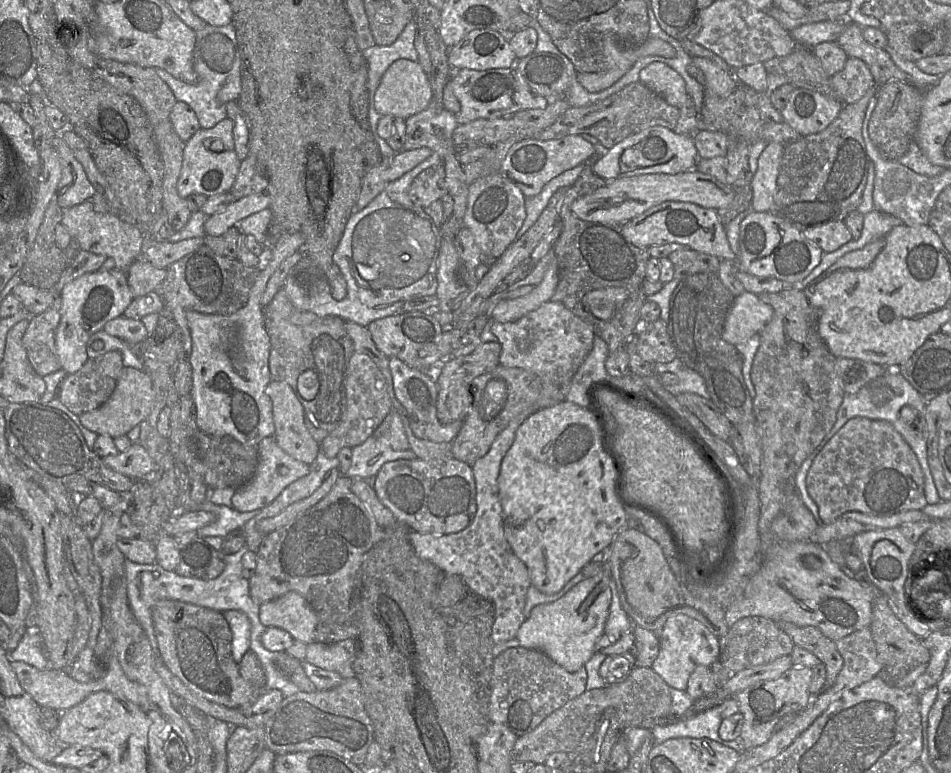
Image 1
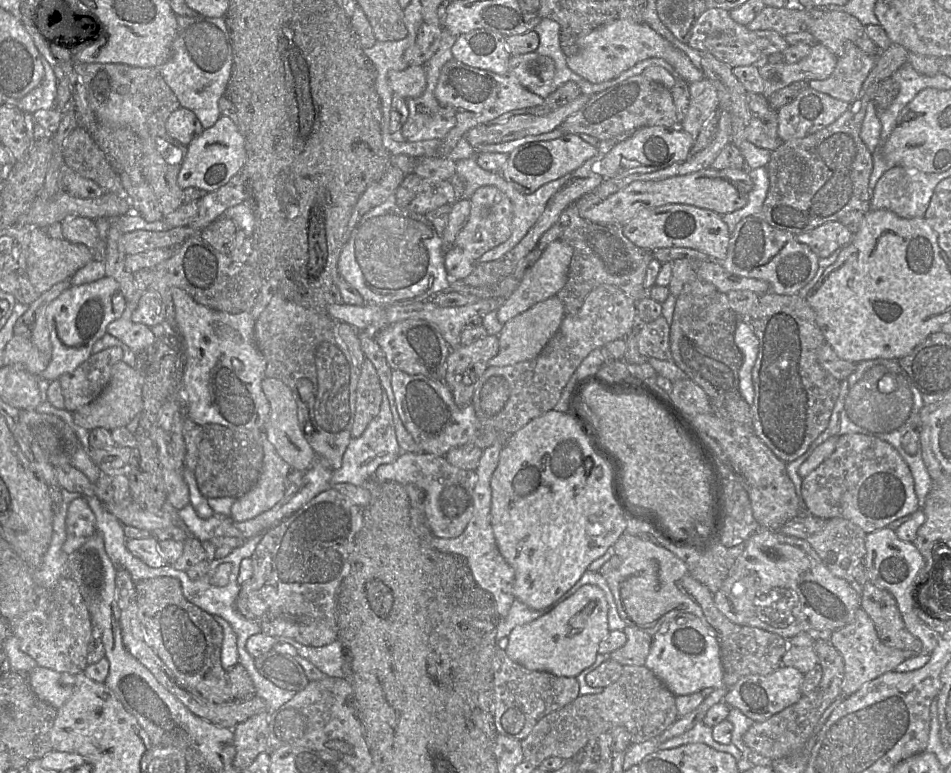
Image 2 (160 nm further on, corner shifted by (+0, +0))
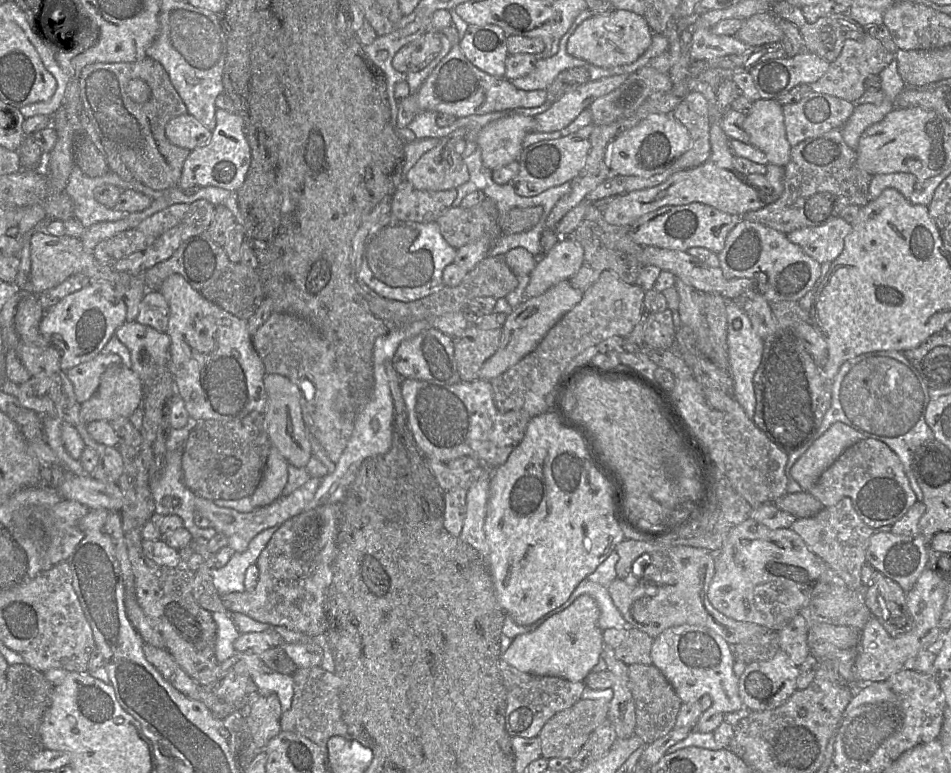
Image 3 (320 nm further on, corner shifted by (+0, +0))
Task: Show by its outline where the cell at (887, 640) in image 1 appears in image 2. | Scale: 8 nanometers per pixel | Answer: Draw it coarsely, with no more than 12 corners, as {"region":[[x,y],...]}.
{"region":[[867,581],[860,607],[888,647],[923,652],[894,596]]}

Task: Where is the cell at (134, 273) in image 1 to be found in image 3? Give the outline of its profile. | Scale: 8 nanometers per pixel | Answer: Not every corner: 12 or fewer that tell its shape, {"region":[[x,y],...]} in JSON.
{"region":[[124,322],[114,333],[144,382],[169,363],[170,338]]}

